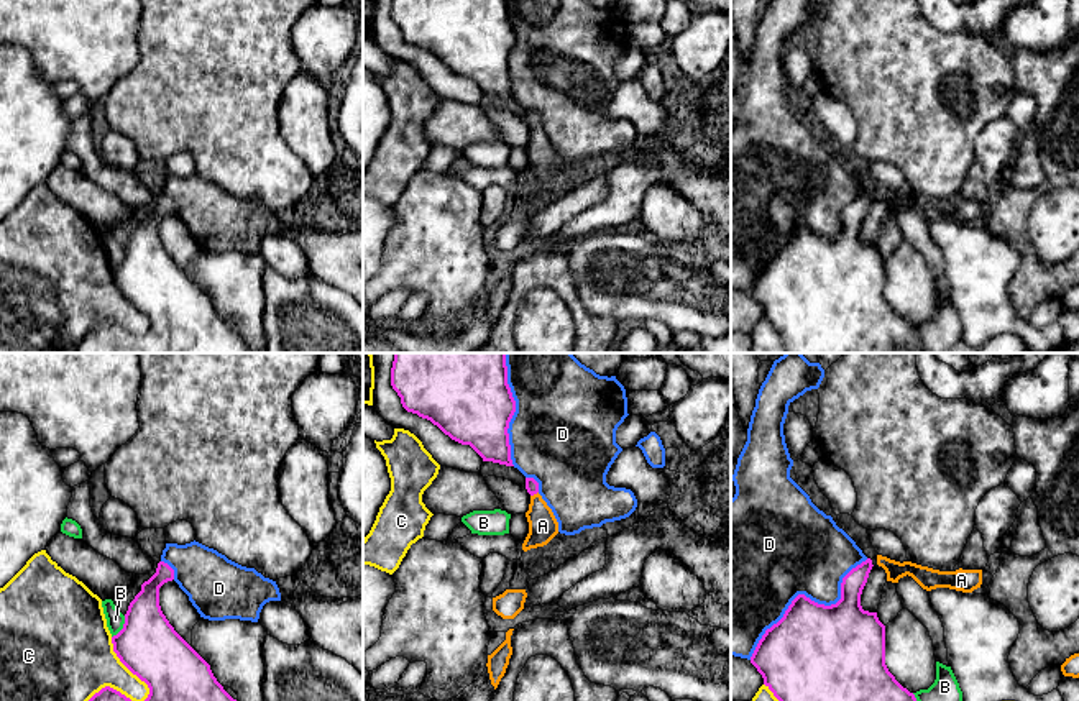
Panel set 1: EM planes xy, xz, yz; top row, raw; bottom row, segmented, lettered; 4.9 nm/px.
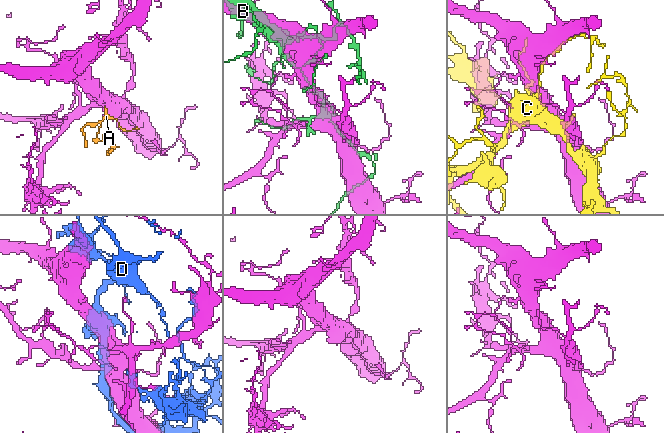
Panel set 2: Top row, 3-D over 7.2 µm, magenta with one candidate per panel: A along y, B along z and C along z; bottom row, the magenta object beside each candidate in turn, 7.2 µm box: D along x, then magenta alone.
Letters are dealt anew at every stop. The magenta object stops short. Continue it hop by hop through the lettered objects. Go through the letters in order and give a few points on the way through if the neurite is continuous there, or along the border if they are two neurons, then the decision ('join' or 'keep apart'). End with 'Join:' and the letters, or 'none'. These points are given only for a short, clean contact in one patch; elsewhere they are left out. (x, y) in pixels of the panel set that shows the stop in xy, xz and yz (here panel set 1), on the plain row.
A: way xz (531, 117), (534, 125), (542, 158); join
B: keep apart
C: keep apart
D: keep apart
Join: A

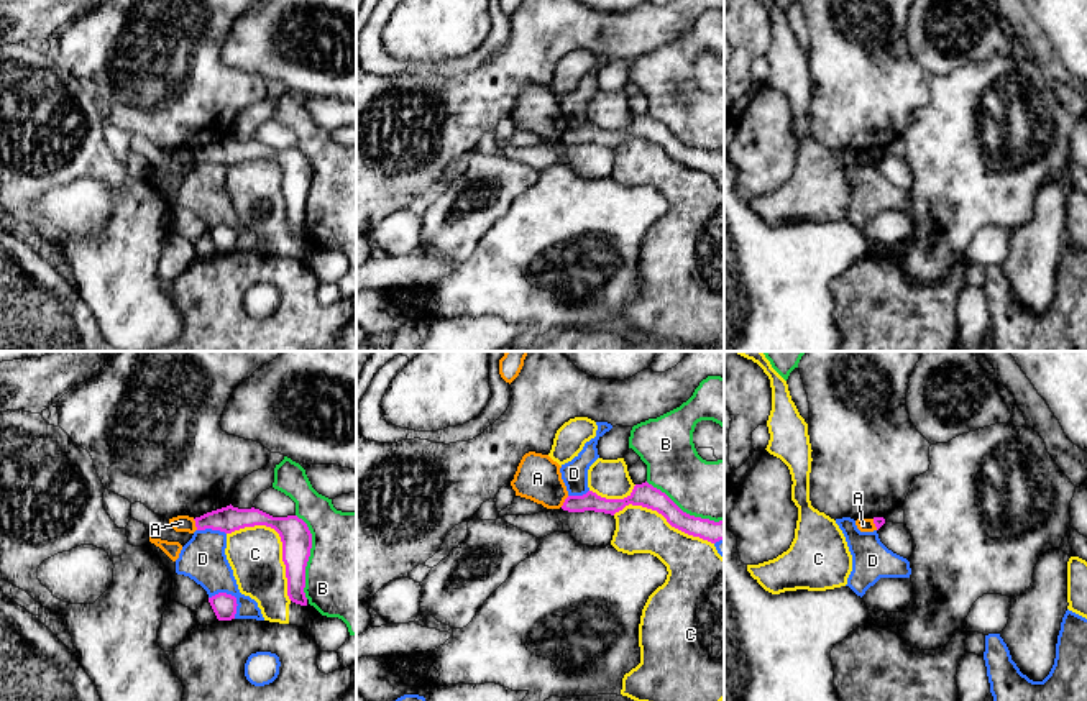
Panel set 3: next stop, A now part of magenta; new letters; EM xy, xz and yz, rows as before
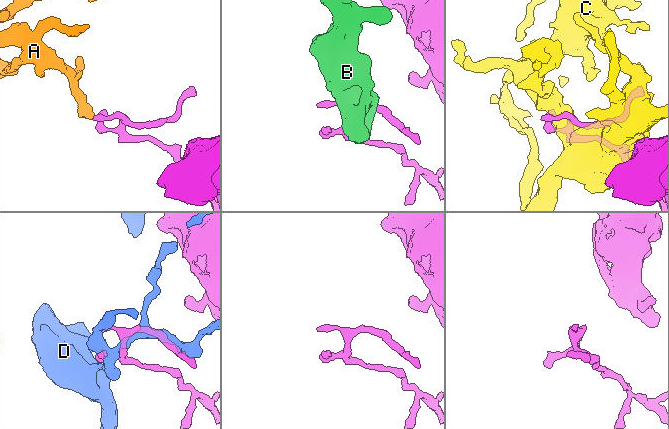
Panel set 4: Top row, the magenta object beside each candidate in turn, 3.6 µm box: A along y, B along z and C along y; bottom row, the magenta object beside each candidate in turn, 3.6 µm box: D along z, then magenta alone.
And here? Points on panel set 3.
A: border xy (192, 151), (197, 161); keep apart
B: keep apart
C: keep apart
D: keep apart
Join: none

